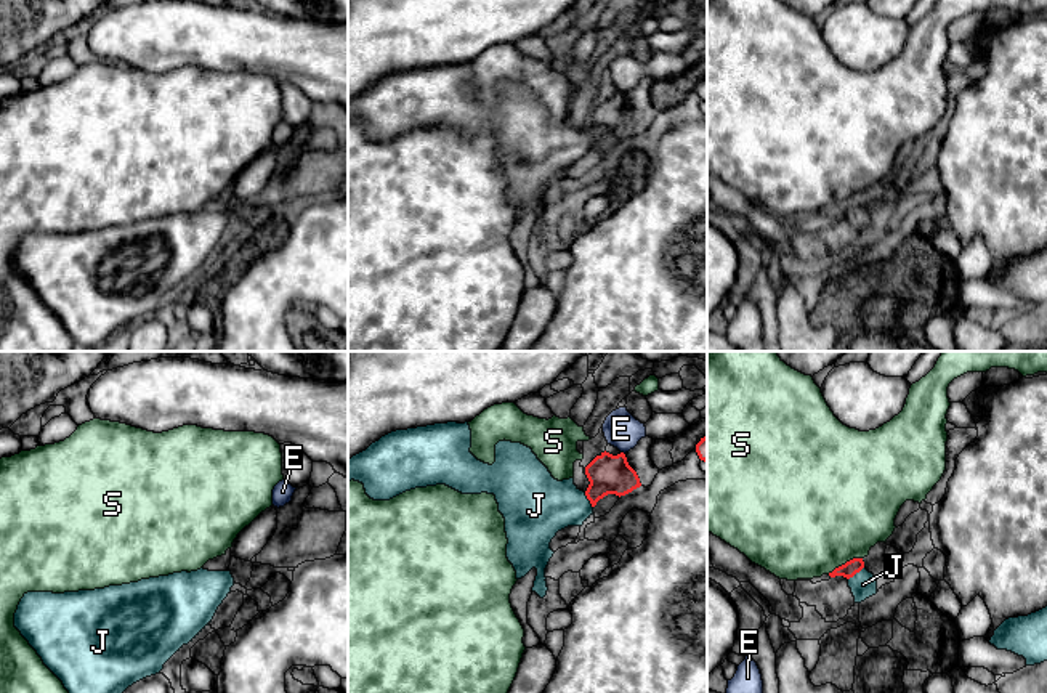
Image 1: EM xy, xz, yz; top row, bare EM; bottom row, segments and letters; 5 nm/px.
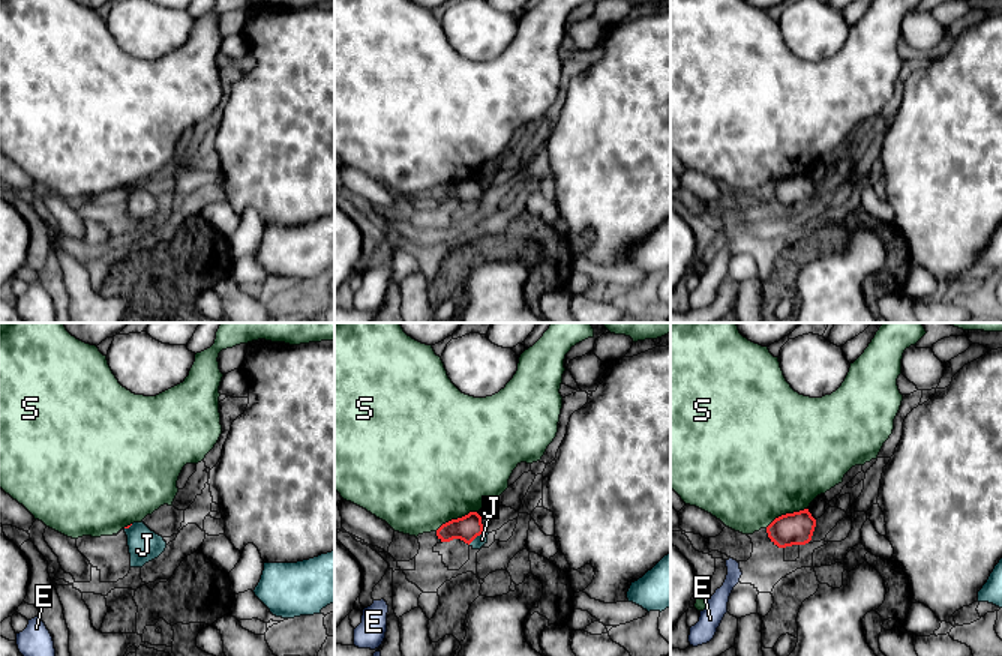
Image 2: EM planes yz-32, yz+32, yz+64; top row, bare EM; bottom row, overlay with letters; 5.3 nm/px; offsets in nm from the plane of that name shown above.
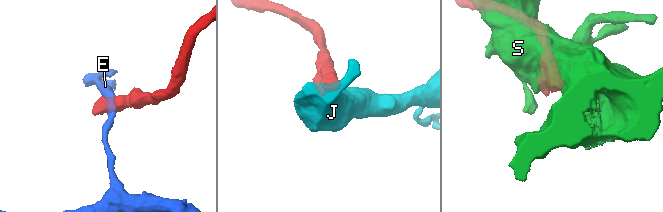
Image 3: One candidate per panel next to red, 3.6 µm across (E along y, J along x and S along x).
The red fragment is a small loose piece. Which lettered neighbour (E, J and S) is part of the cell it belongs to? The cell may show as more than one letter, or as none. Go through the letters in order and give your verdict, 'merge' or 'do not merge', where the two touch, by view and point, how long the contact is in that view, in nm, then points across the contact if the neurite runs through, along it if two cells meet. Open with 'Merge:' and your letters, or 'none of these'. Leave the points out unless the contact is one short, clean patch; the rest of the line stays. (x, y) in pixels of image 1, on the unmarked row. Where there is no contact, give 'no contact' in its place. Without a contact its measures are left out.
Merge: J
E: do not merge | xz (622, 93) | 30 nm | along xz (621, 92), (624, 95)
J: merge | yz (855, 214) | 100 nm | across yz (850, 209), (855, 214), (863, 225)
S: do not merge | yz (845, 204) | 190 nm

